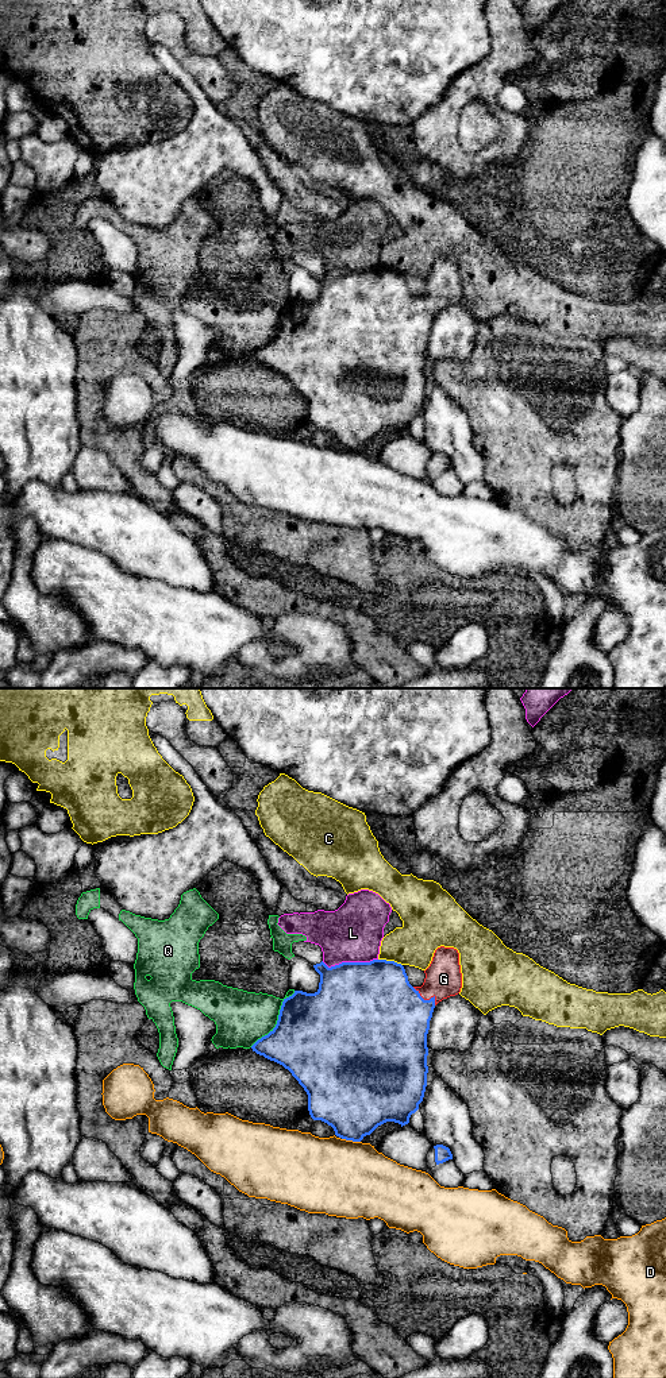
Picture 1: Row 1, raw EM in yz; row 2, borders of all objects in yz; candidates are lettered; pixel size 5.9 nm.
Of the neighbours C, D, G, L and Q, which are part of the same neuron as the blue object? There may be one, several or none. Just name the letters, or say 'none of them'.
G

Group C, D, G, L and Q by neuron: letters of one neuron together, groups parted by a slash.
C / D / G / L Q

